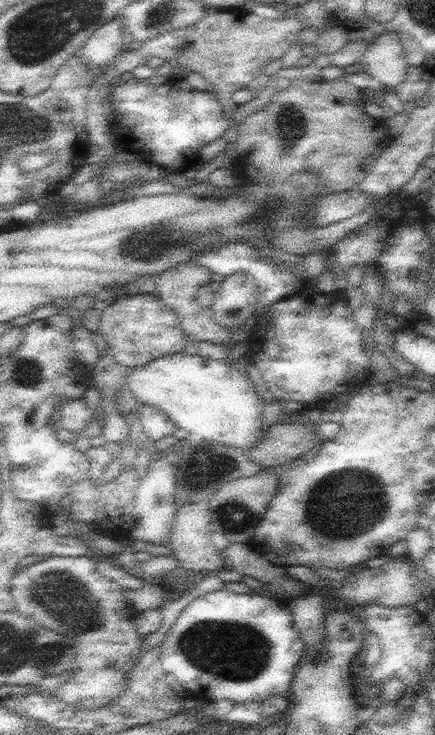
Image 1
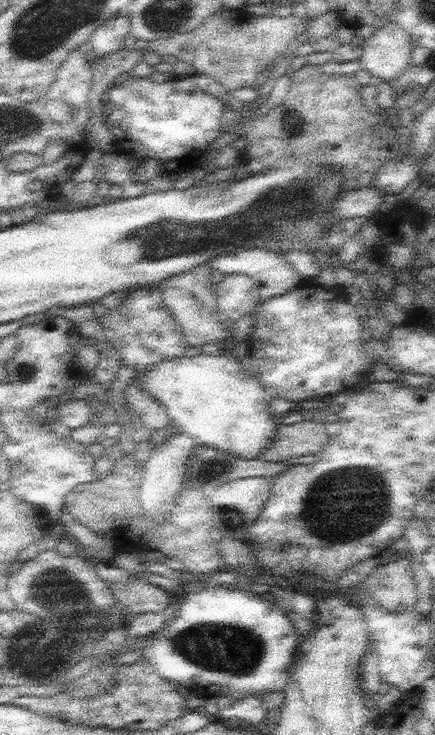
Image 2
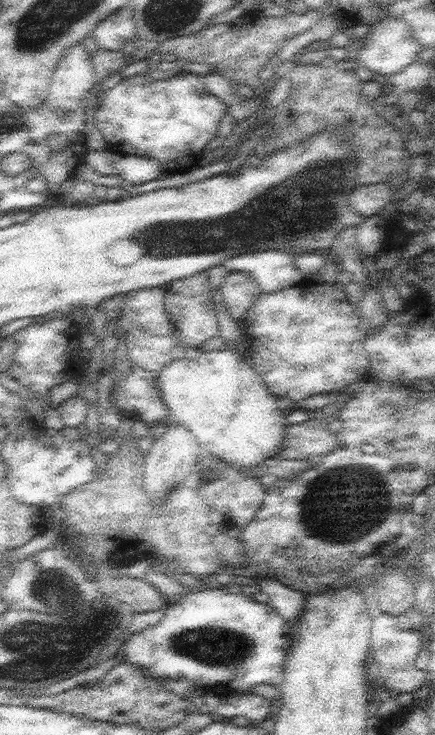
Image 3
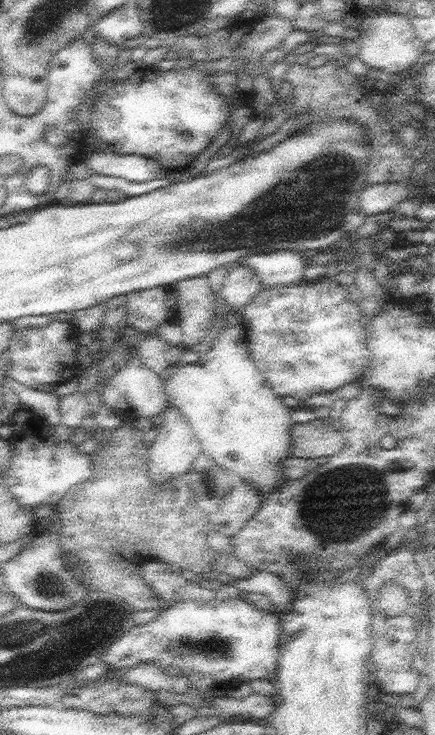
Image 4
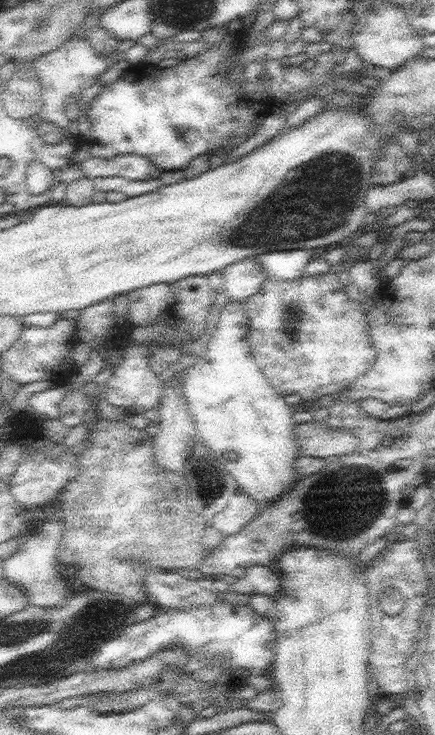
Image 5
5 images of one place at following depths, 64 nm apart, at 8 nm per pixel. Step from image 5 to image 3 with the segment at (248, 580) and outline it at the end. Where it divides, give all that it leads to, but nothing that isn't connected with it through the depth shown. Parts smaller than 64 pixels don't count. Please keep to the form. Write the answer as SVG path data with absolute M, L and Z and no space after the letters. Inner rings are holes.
M257 578L259 594L267 596L267 602L275 608L275 612L287 620L287 622L297 622L299 616L303 614L305 608L305 594L293 590L291 586L283 584L277 578Z

